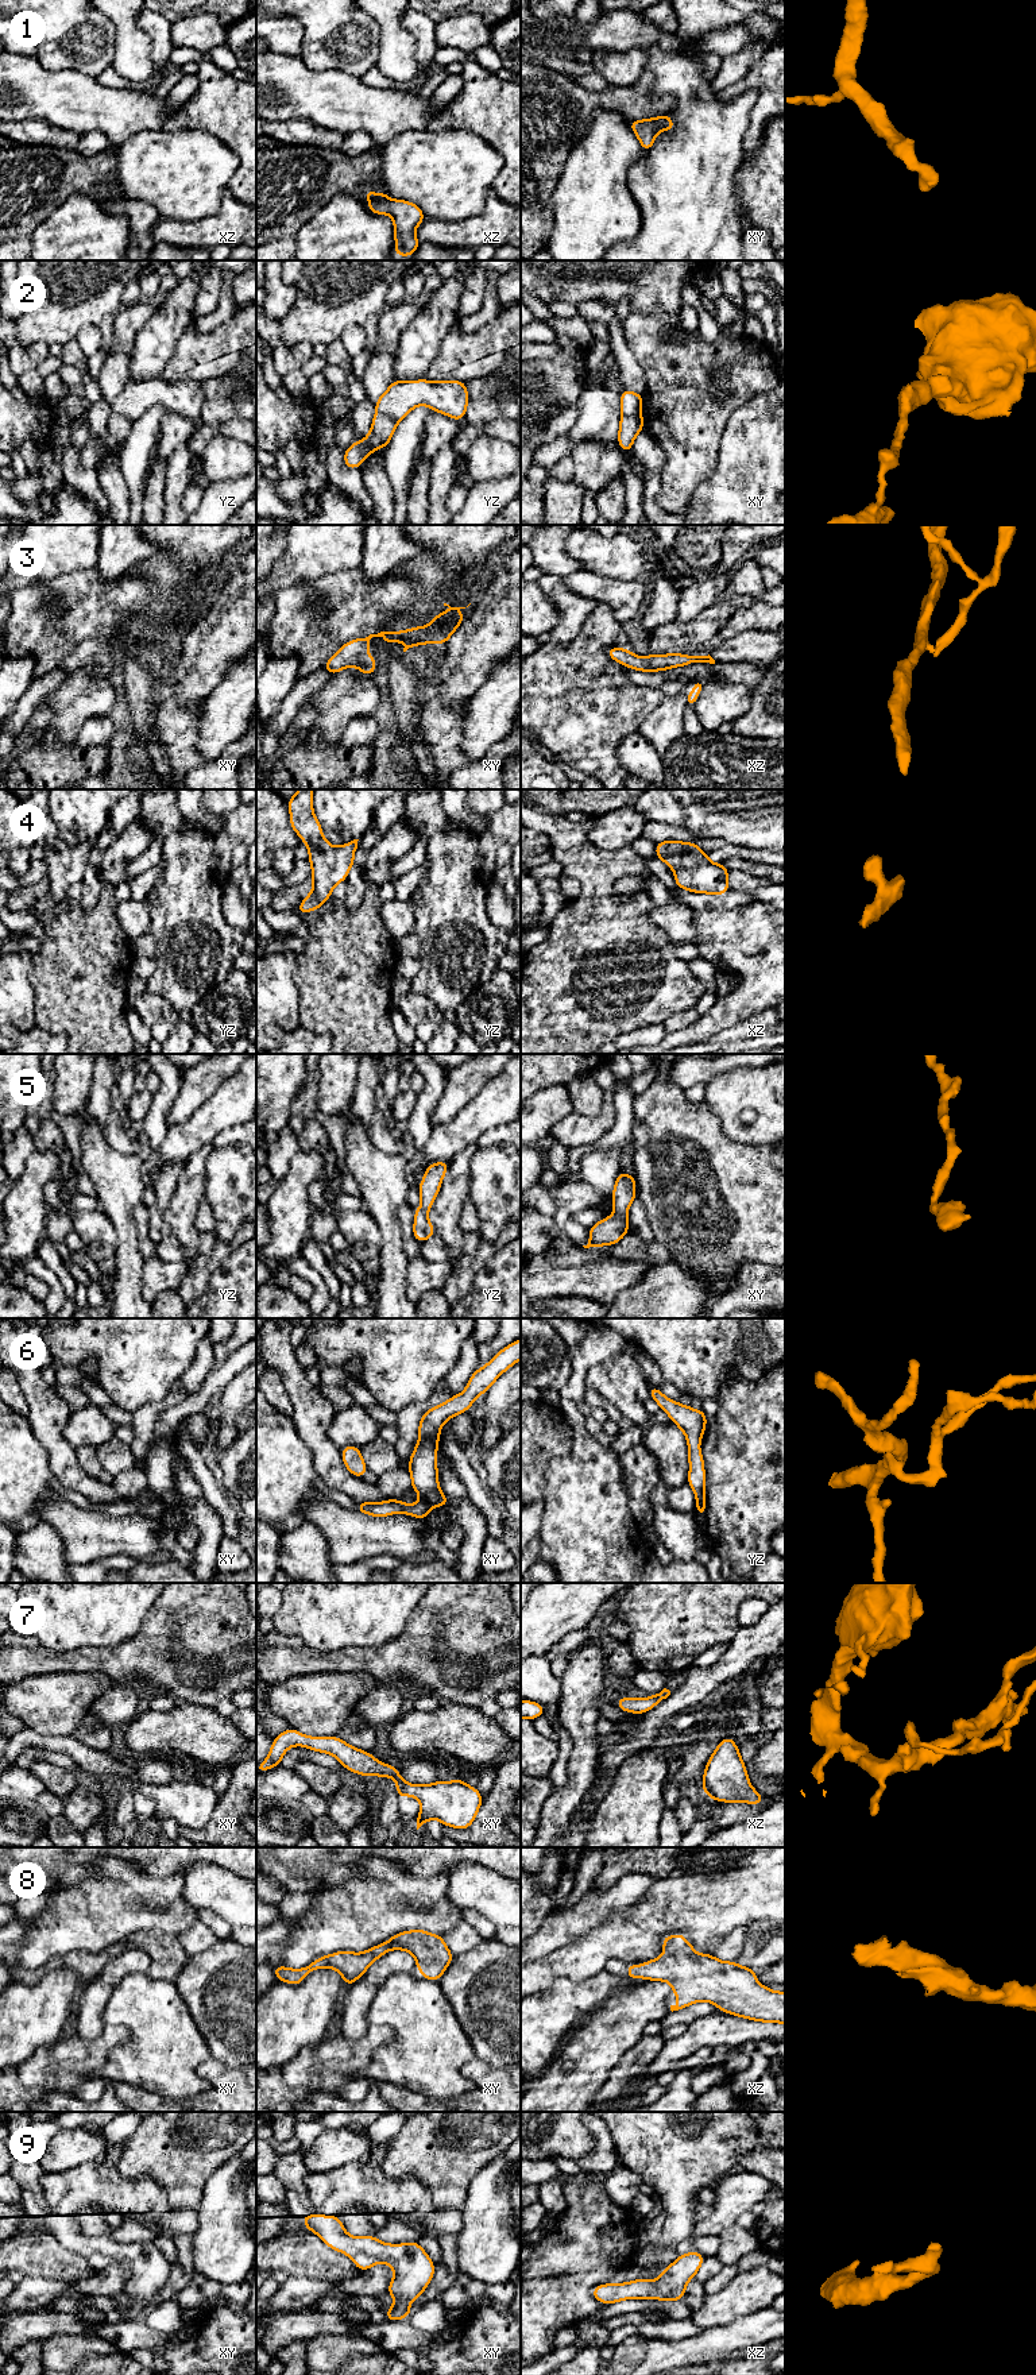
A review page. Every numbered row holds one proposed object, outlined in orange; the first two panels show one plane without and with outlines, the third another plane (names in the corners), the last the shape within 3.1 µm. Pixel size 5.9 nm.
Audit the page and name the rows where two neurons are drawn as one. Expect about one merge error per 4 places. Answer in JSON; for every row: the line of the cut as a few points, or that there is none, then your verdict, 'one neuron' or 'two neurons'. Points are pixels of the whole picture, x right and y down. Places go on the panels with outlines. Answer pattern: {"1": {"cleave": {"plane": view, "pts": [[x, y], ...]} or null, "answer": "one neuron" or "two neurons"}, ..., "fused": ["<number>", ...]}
{"1": {"cleave": null, "answer": "one neuron"}, "2": {"cleave": {"plane": "yz", "pts": [[377, 410], [390, 416], [397, 423]]}, "answer": "two neurons"}, "3": {"cleave": null, "answer": "one neuron"}, "4": {"cleave": null, "answer": "one neuron"}, "5": {"cleave": null, "answer": "one neuron"}, "6": {"cleave": {"plane": "xy", "pts": [[424, 1499], [430, 1507]]}, "answer": "two neurons"}, "7": {"cleave": null, "answer": "one neuron"}, "8": {"cleave": null, "answer": "one neuron"}, "9": {"cleave": null, "answer": "one neuron"}, "fused": ["2", "6"]}

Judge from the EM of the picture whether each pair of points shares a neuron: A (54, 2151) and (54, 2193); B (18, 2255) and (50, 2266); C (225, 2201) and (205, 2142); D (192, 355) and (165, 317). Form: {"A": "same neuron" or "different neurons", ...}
{"A": "different neurons", "B": "same neuron", "C": "different neurons", "D": "different neurons"}

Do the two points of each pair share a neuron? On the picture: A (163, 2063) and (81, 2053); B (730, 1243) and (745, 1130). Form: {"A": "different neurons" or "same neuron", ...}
{"A": "different neurons", "B": "different neurons"}

